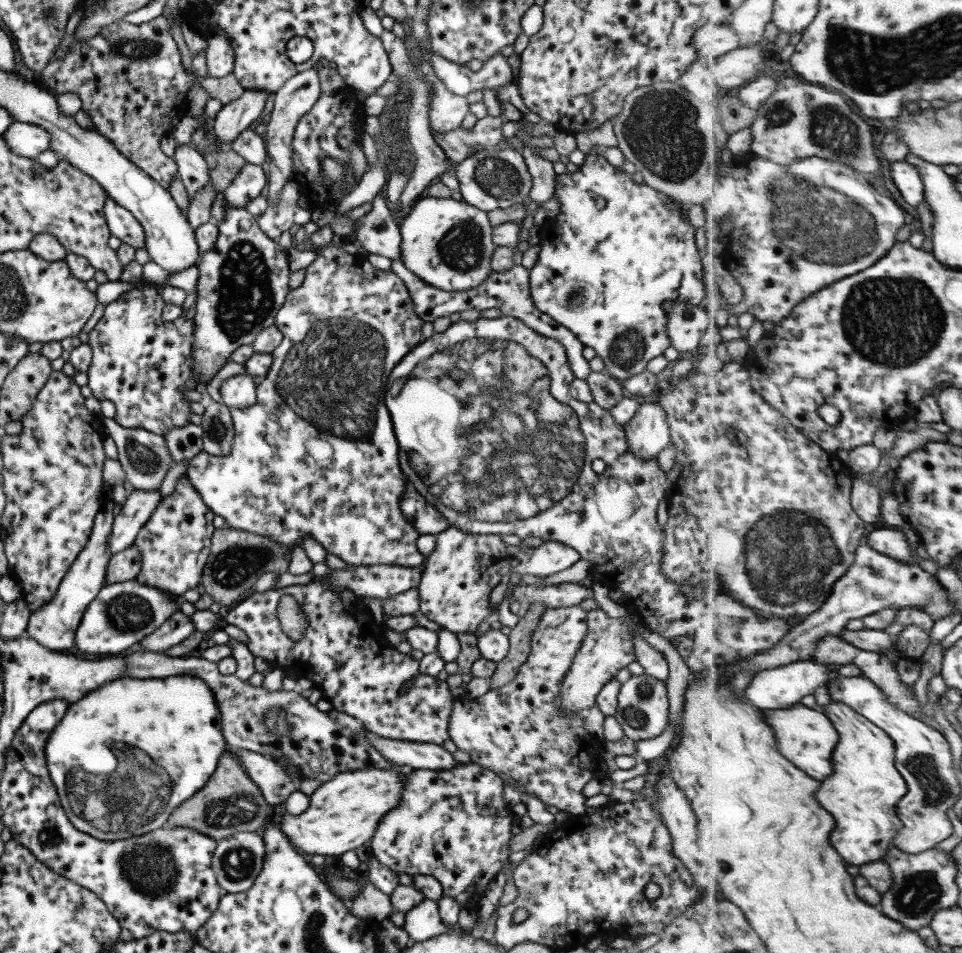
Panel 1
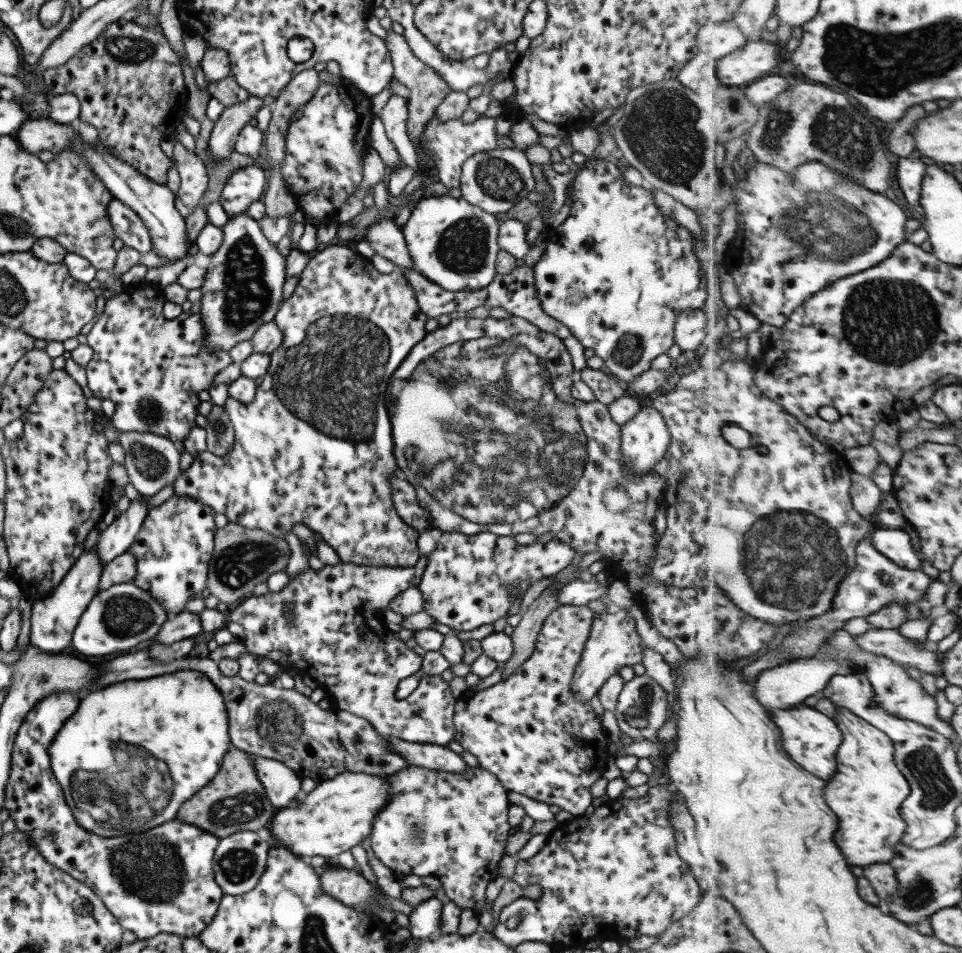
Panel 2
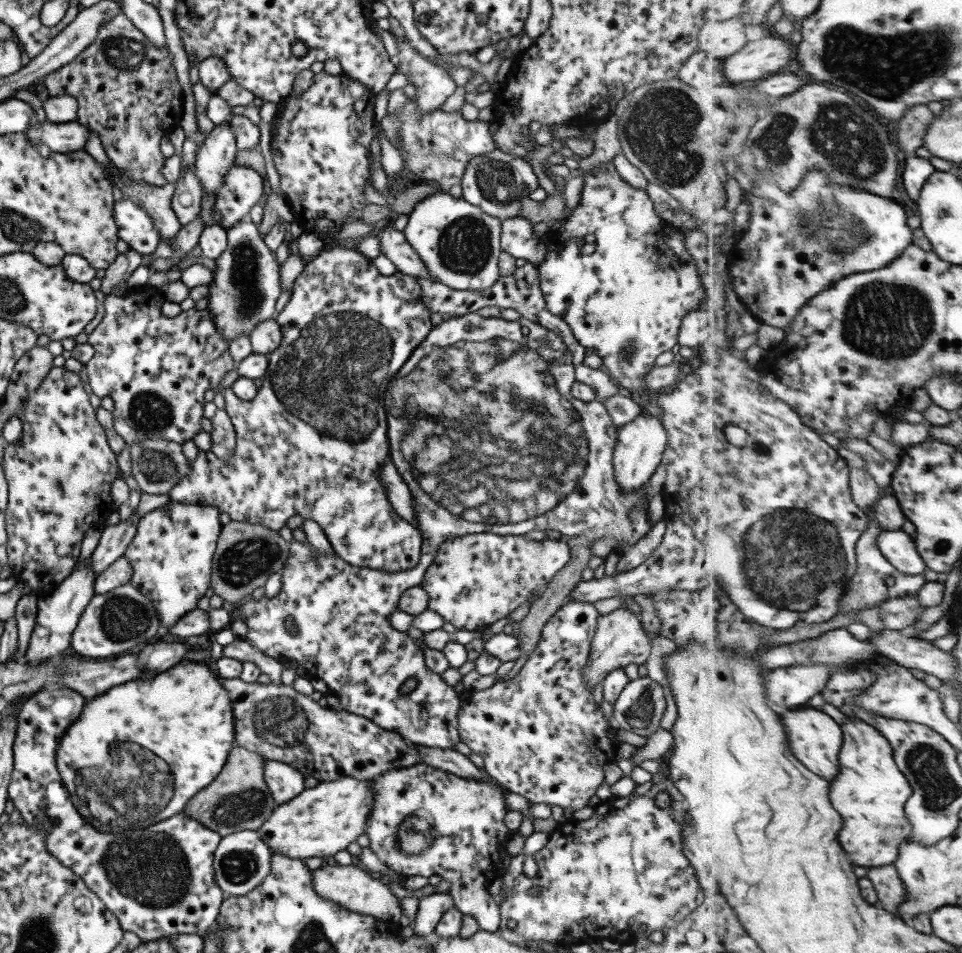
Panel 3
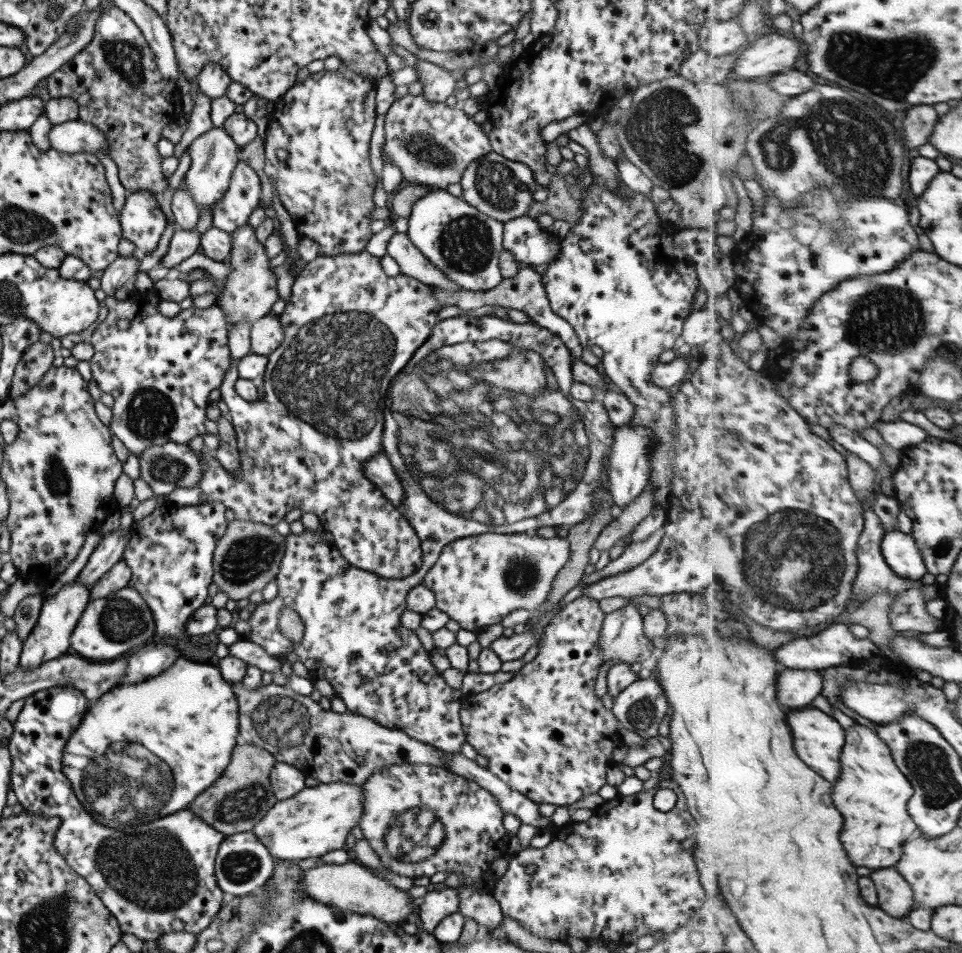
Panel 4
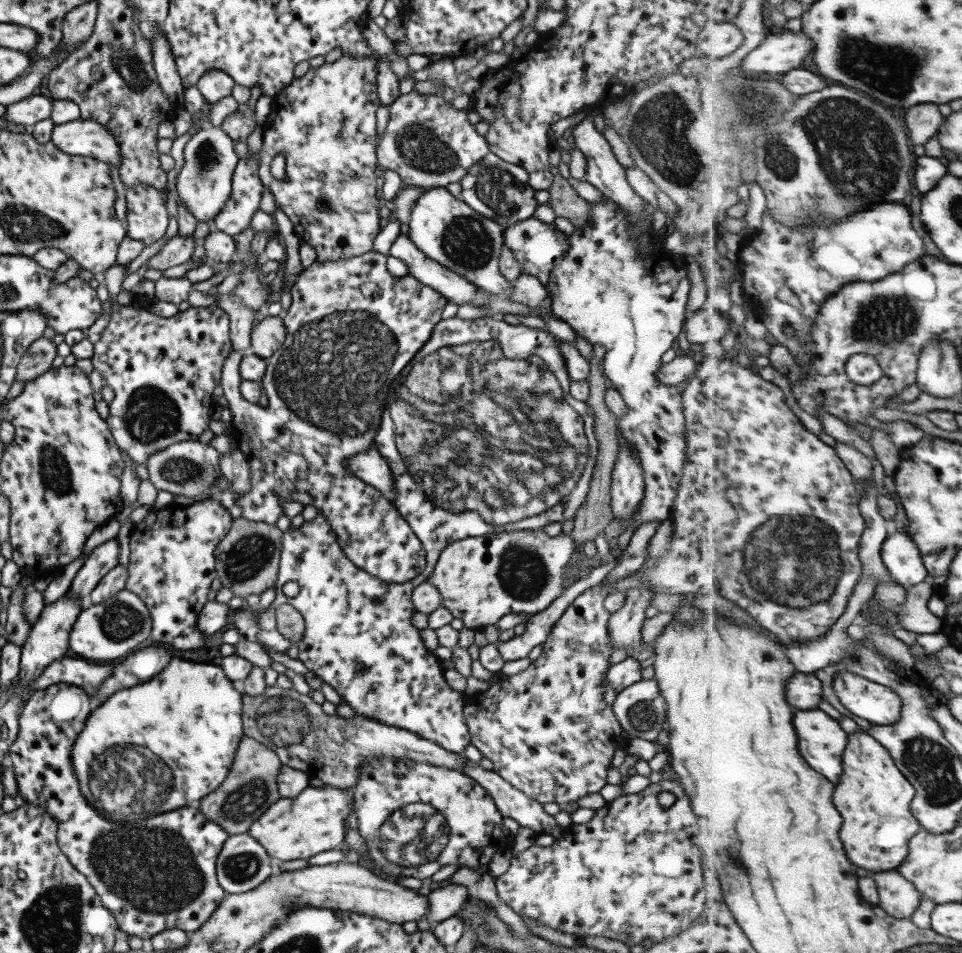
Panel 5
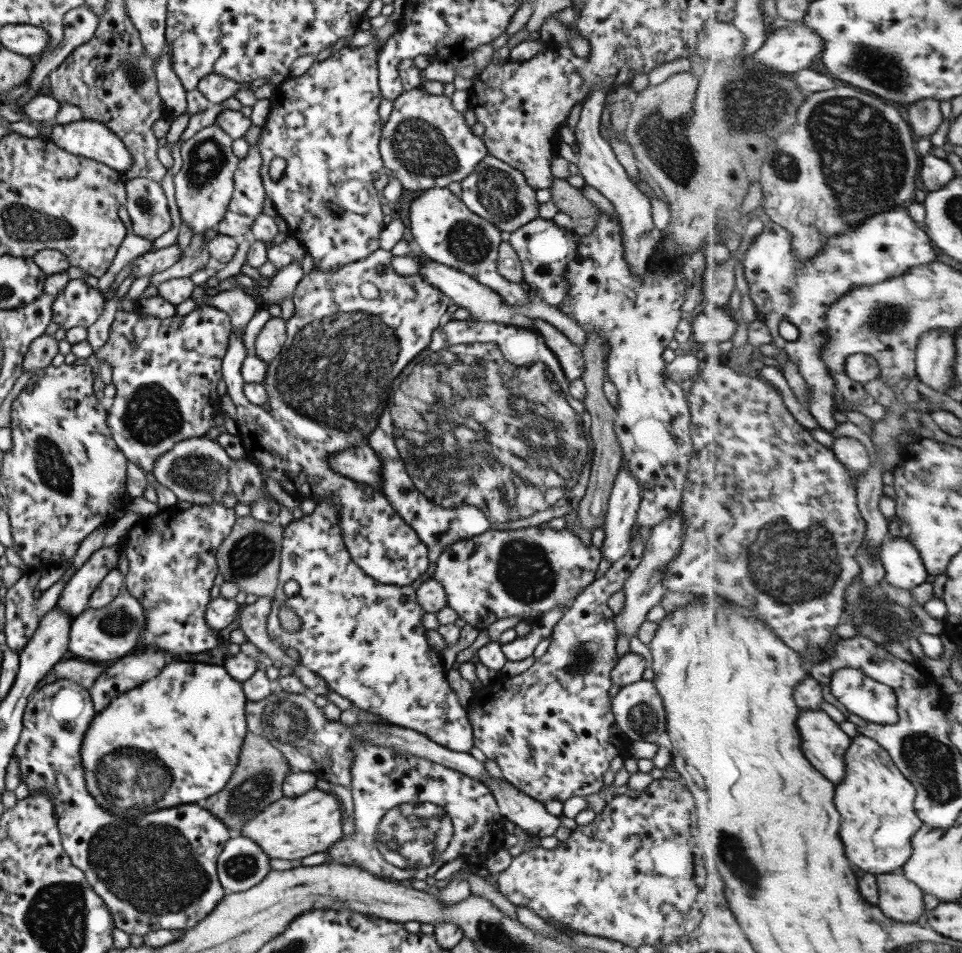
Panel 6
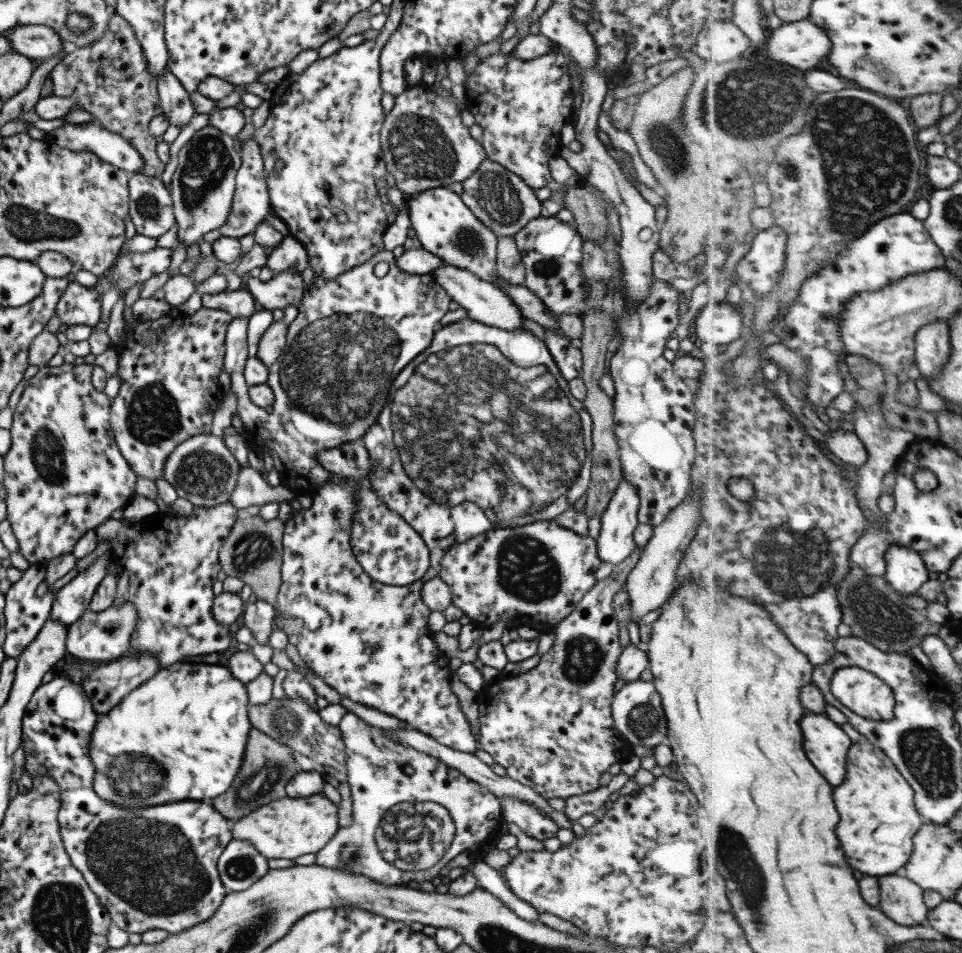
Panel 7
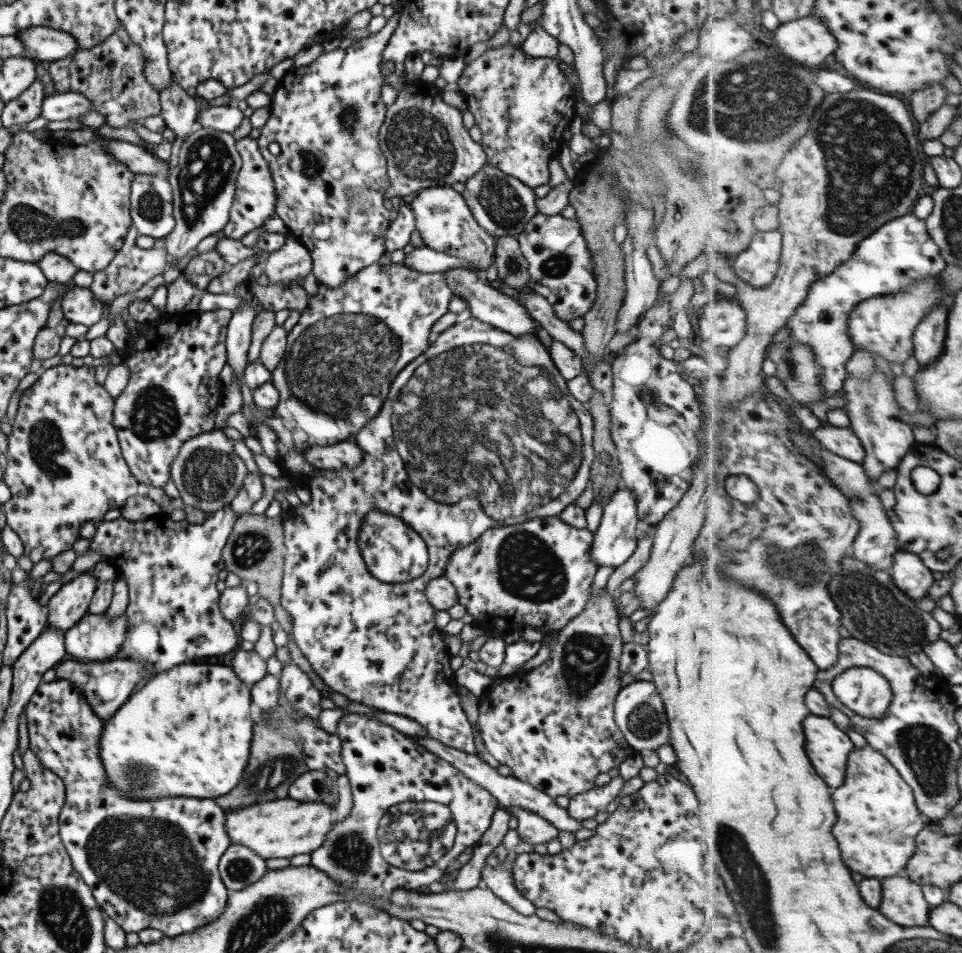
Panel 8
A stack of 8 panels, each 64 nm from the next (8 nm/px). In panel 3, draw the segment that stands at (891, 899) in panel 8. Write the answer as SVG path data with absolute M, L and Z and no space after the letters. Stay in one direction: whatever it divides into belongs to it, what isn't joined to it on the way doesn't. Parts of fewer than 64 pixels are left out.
M881 866L881 868L871 868L869 878L873 880L875 889L882 909L899 913L899 906L905 905L908 898L906 883L899 876L895 866Z

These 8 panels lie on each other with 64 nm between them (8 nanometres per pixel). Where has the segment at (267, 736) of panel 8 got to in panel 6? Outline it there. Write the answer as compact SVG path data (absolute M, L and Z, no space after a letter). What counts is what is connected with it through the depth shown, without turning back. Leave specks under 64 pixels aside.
M249 731L245 733L238 756L235 772L232 772L231 778L229 778L231 782L226 782L222 790L211 794L200 803L201 807L205 807L217 819L221 819L221 822L227 825L227 829L231 830L233 834L237 834L243 823L247 823L271 802L283 797L281 782L287 774L291 773L291 767L287 763L287 759L283 757L283 753L275 749L267 739Z

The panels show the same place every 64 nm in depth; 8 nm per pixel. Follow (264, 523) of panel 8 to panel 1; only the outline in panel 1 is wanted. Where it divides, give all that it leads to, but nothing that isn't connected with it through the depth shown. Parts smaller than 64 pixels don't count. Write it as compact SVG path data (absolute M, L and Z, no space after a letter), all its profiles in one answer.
M224 526L215 529L210 539L209 556L203 564L199 584L203 586L205 594L209 595L213 602L223 606L223 610L225 606L239 600L241 596L248 598L261 574L267 572L279 574L287 571L290 559L287 545L273 541L267 536Z

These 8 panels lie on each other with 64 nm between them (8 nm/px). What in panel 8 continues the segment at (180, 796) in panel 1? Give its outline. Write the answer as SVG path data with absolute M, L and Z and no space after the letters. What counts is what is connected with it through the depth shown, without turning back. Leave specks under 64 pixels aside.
M192 662L155 674L143 686L133 689L113 716L101 719L99 759L105 767L105 779L109 779L107 785L133 799L179 795L215 799L227 794L241 780L249 758L252 711L249 686L229 666Z

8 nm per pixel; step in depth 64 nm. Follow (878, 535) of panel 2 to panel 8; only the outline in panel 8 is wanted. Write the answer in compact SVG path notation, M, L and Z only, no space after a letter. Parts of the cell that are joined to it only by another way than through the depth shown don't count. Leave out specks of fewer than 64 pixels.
M900 549L895 554L895 565L890 570L895 583L912 599L923 600L929 597L927 592L935 584L935 574L925 566L918 554Z

